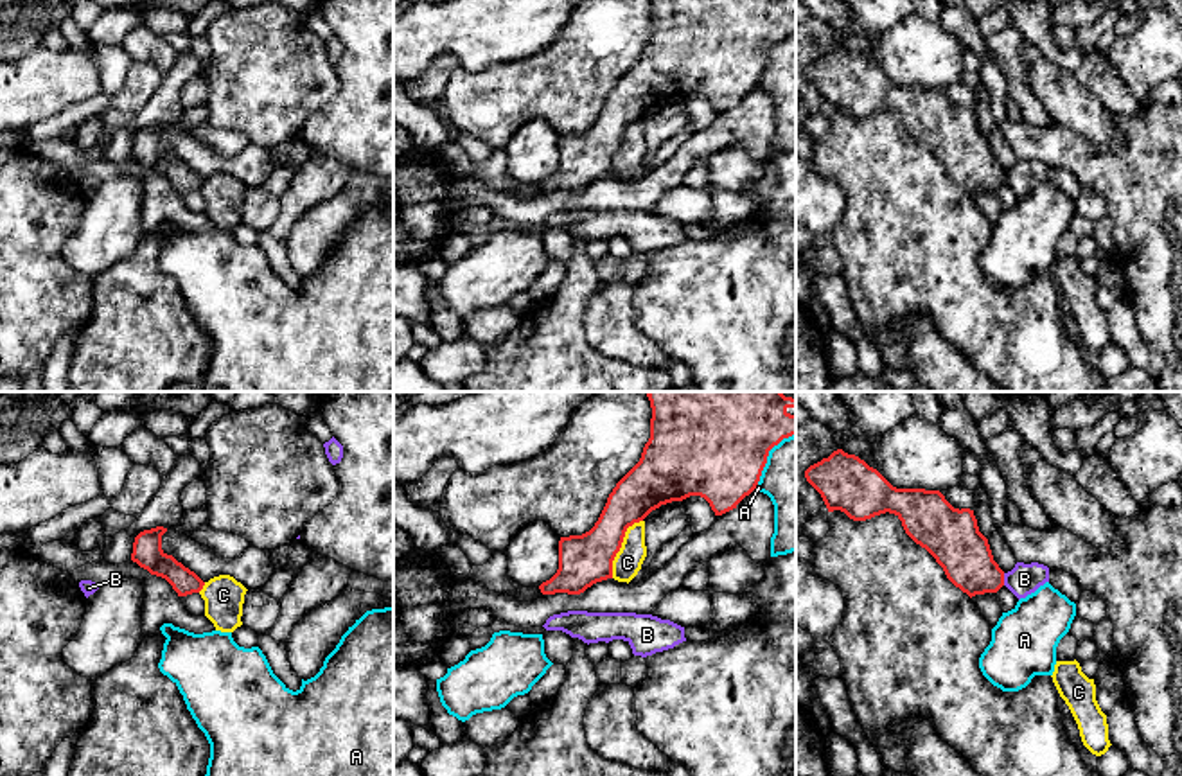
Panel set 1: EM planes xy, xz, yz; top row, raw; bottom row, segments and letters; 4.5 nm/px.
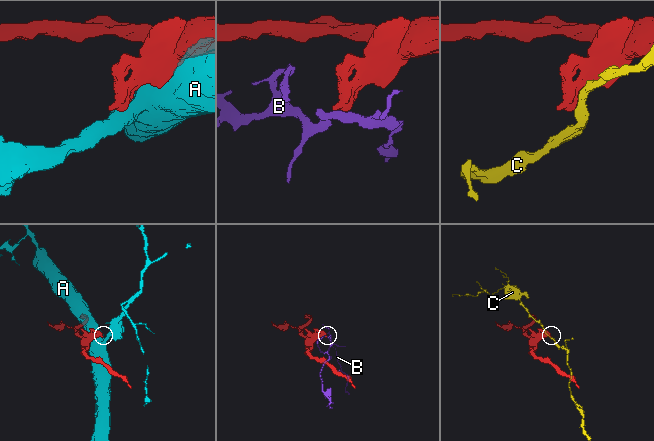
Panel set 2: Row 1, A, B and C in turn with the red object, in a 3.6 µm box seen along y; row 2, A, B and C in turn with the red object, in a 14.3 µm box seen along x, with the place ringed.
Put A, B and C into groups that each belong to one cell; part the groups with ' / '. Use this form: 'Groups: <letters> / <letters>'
Groups: A / B / C

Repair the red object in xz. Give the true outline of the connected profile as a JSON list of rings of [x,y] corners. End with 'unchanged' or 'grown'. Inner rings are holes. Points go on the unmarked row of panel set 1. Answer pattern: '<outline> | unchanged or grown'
[[[650,0],[650,36],[640,59],[616,81],[595,124],[582,133],[560,135],[559,167],[539,183],[542,192],[580,192],[613,176],[613,158],[625,129],[652,108],[690,93],[704,95],[722,113],[756,88],[769,48],[796,32],[796,0]]] | unchanged

